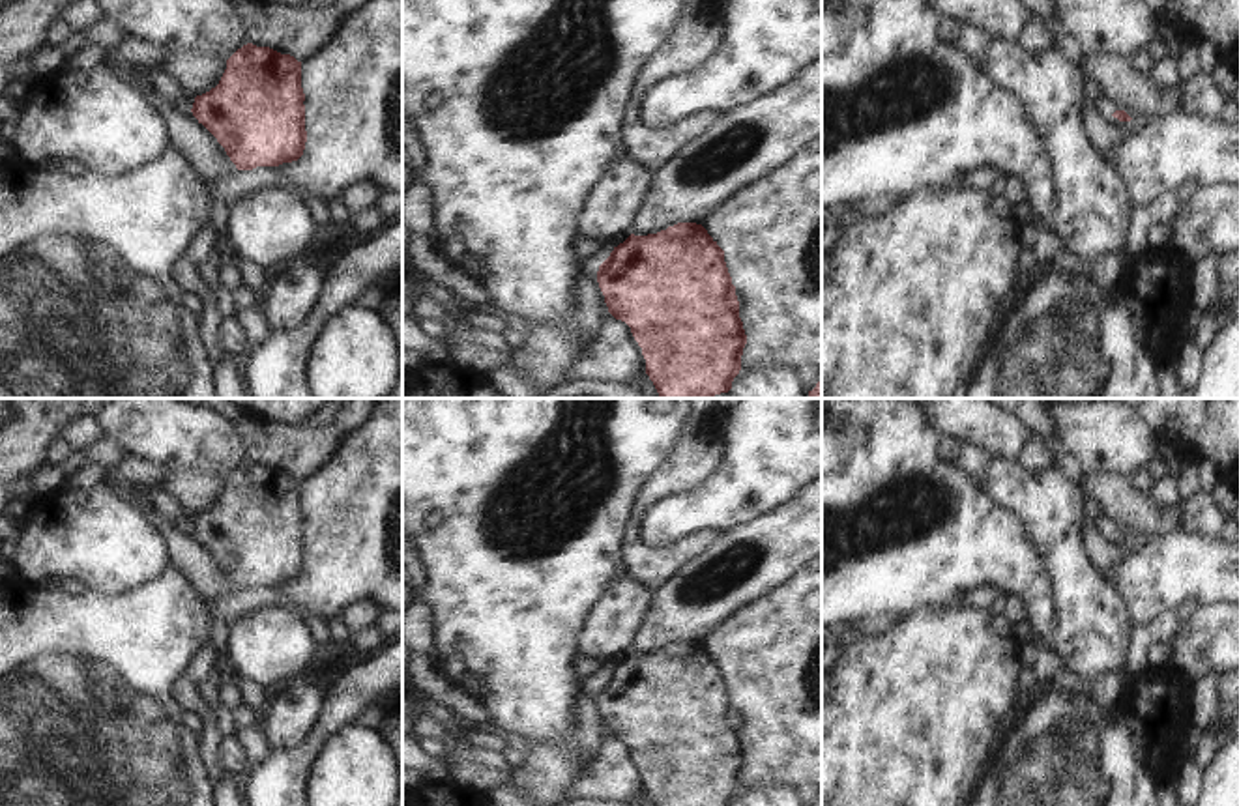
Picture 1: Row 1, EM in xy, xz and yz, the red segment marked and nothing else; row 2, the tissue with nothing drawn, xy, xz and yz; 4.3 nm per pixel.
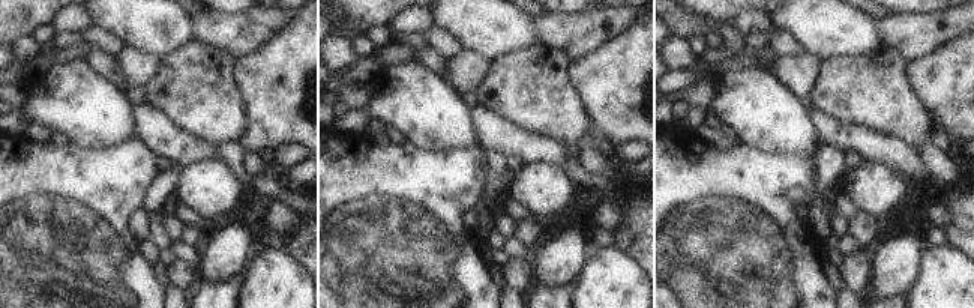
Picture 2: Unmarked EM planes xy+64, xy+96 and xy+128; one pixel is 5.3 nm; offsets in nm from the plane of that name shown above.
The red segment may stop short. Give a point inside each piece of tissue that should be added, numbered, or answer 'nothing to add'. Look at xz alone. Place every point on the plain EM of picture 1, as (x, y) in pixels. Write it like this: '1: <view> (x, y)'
nothing to add

